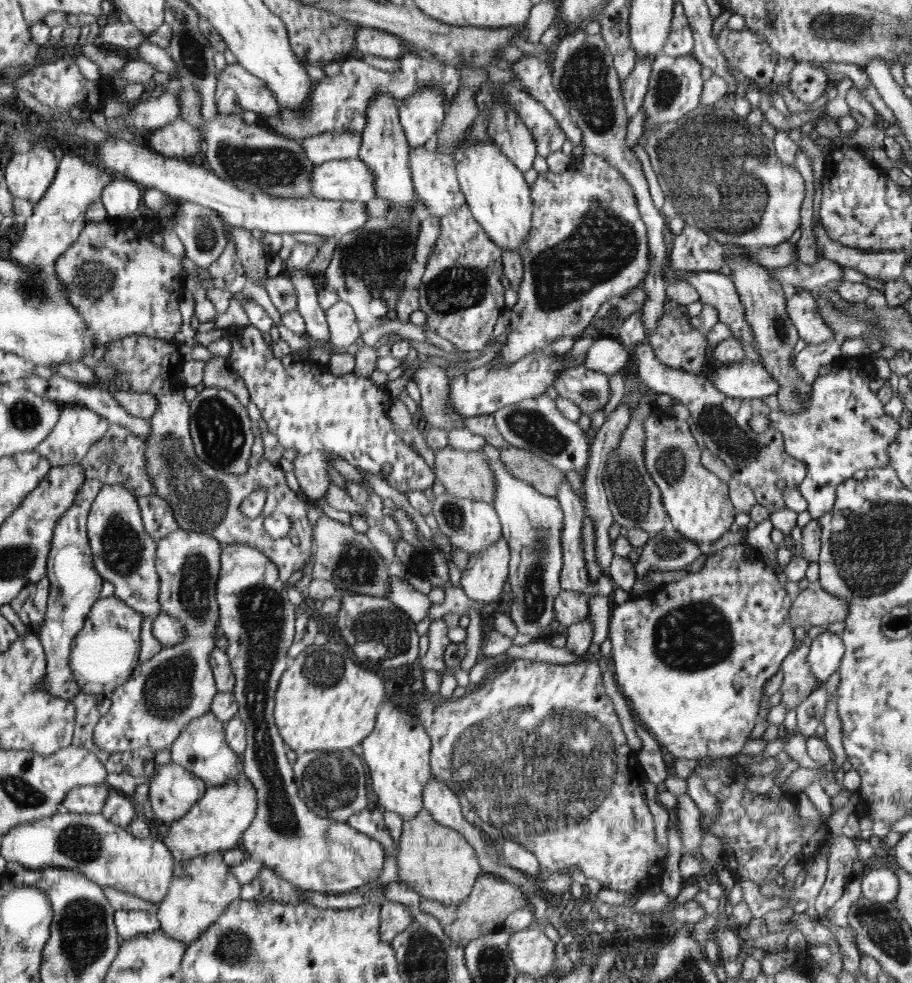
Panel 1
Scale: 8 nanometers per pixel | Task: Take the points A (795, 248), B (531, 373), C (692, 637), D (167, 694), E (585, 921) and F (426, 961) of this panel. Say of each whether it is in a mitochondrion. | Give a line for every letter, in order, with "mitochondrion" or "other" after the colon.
A: other
B: other
C: mitochondrion
D: mitochondrion
E: mitochondrion
F: mitochondrion

